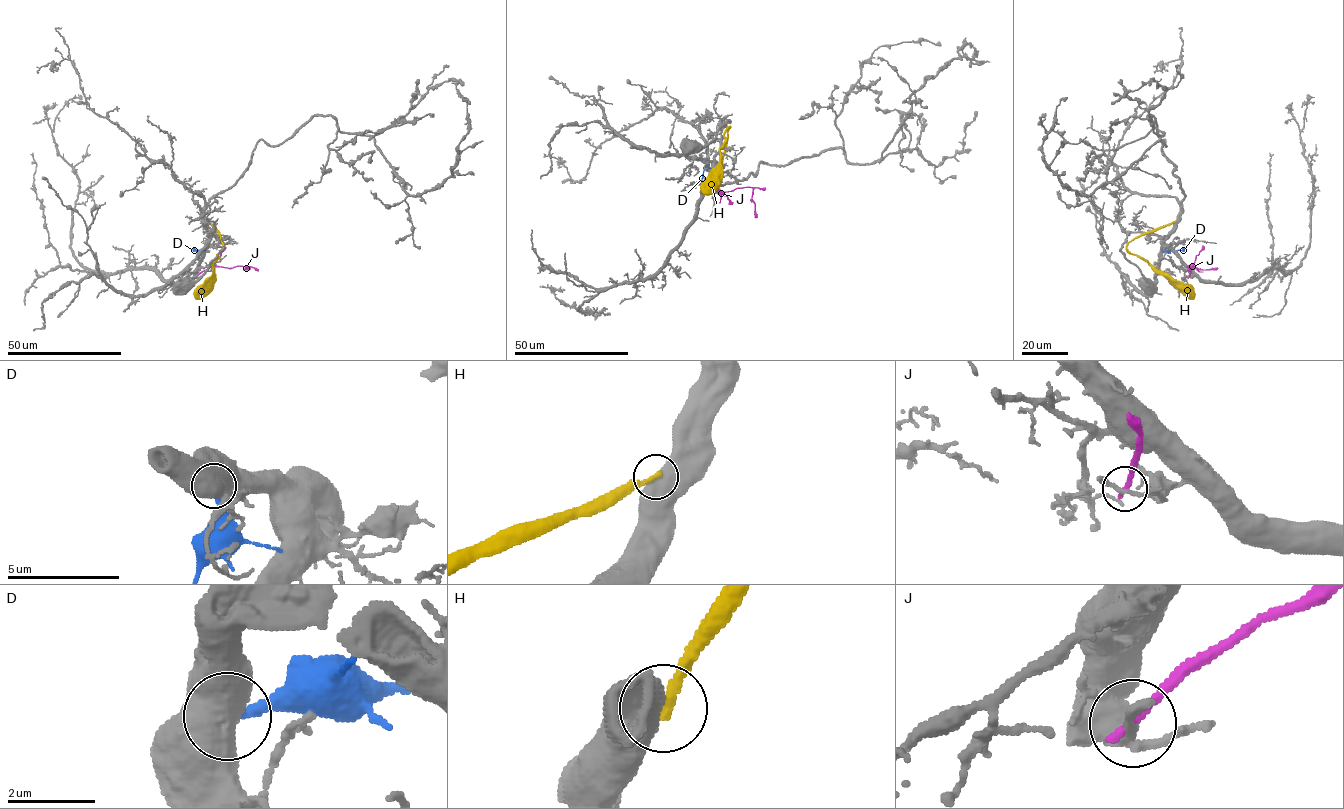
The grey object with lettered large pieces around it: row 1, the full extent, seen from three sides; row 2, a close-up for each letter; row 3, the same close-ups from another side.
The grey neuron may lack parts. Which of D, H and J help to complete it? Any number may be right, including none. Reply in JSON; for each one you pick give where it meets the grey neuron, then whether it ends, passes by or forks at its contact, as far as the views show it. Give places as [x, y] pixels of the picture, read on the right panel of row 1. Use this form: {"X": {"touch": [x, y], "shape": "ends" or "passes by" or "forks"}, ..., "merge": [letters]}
{"merge": []}

